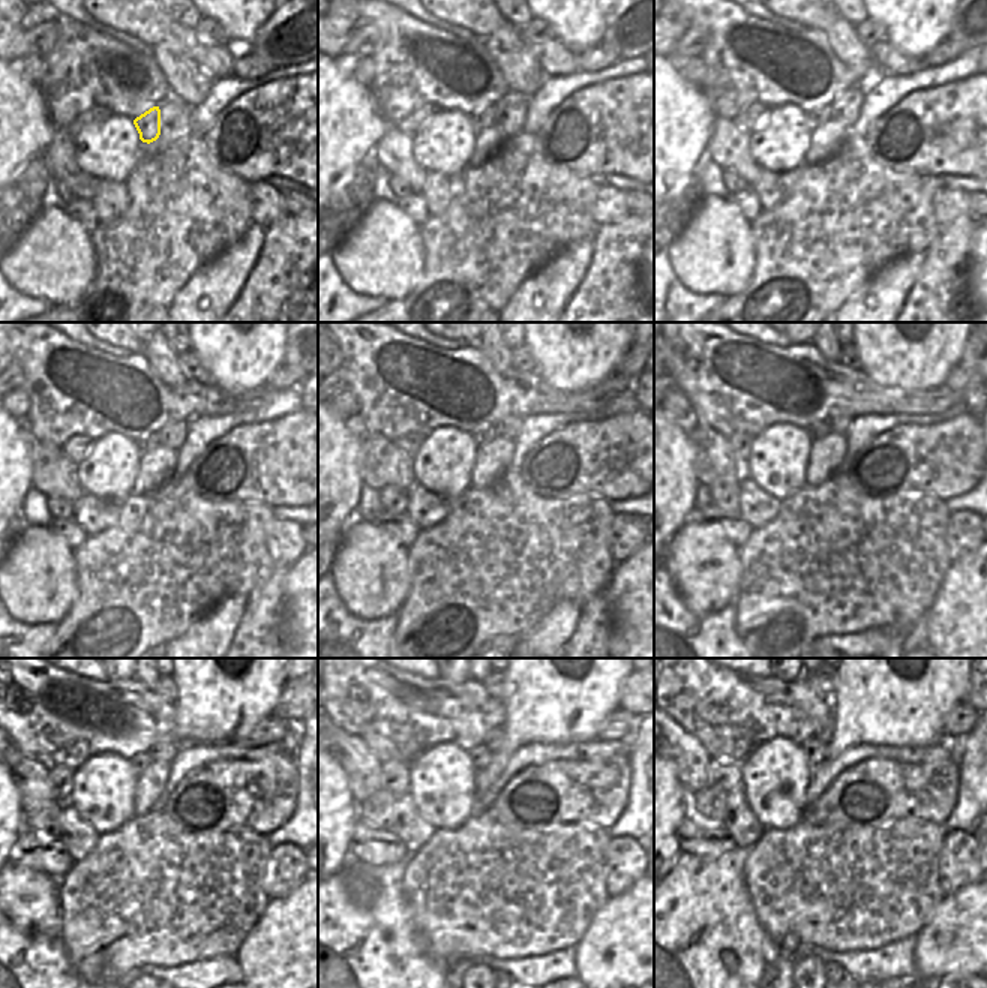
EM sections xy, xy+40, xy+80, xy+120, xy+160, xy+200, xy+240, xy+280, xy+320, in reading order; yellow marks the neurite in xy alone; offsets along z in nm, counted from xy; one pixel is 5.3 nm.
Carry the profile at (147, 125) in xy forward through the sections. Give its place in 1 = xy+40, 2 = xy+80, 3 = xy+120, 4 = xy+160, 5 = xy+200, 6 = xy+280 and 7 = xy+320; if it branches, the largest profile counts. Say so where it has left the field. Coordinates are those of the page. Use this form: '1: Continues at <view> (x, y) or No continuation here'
1: Continues at xy+40 (483, 120)
2: Continues at xy+80 (821, 116)
3: Continues at xy+120 (149, 444)
4: Continues at xy+160 (488, 434)
5: Continues at xy+200 (818, 431)
6: Continues at xy+280 (480, 756)
7: Continues at xy+320 (815, 751)

